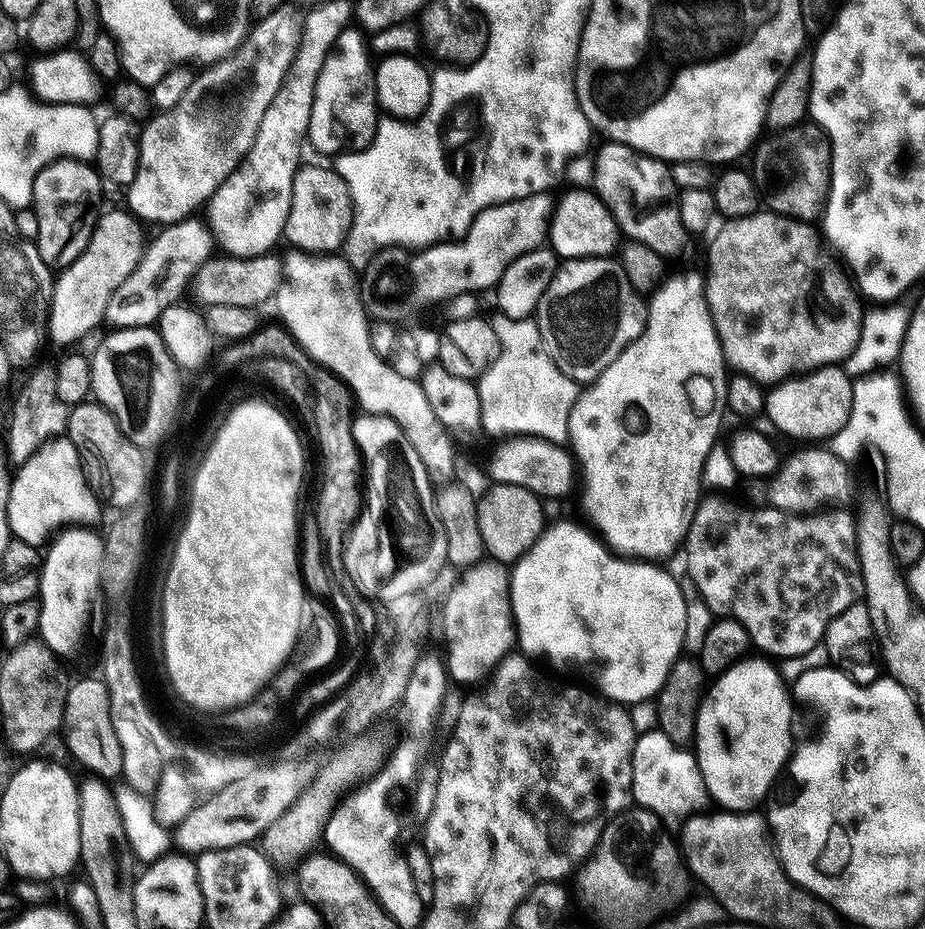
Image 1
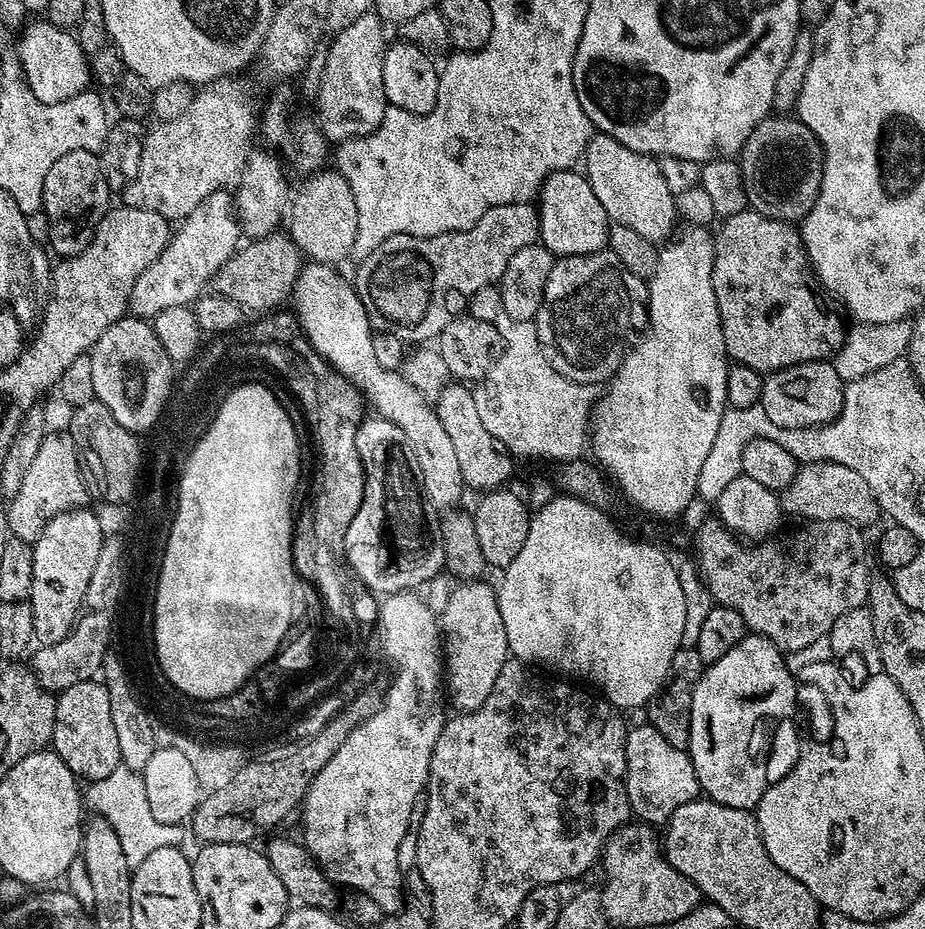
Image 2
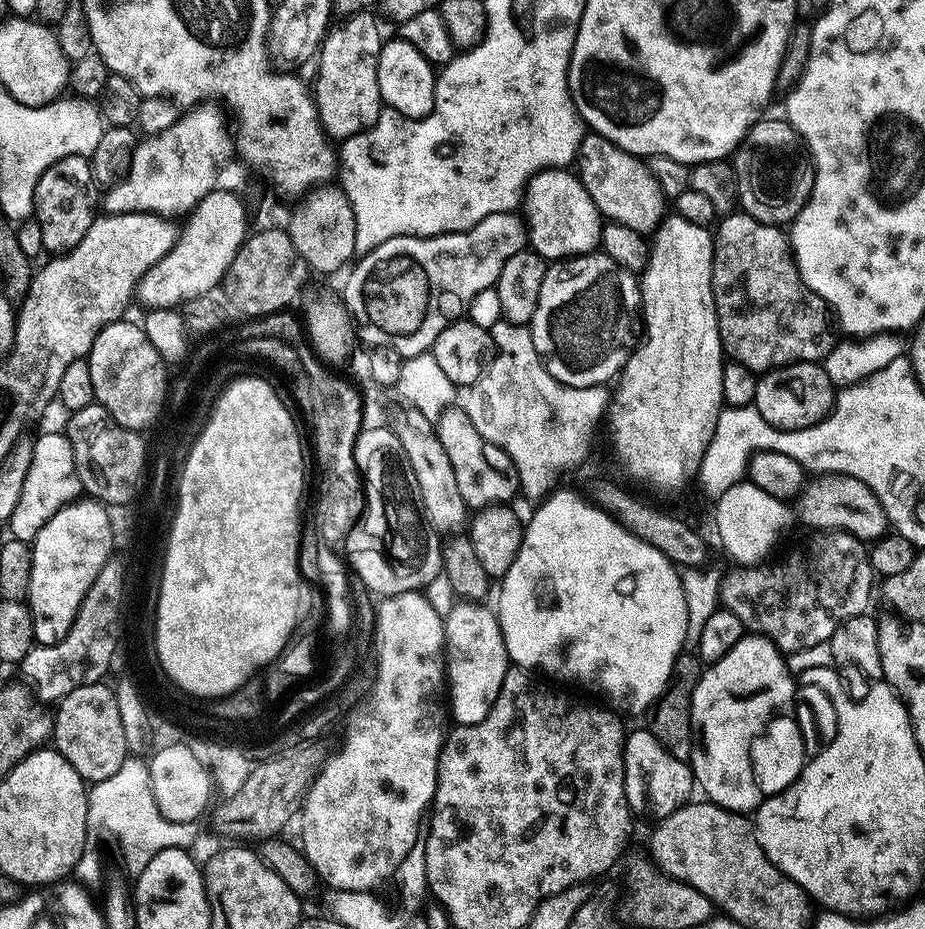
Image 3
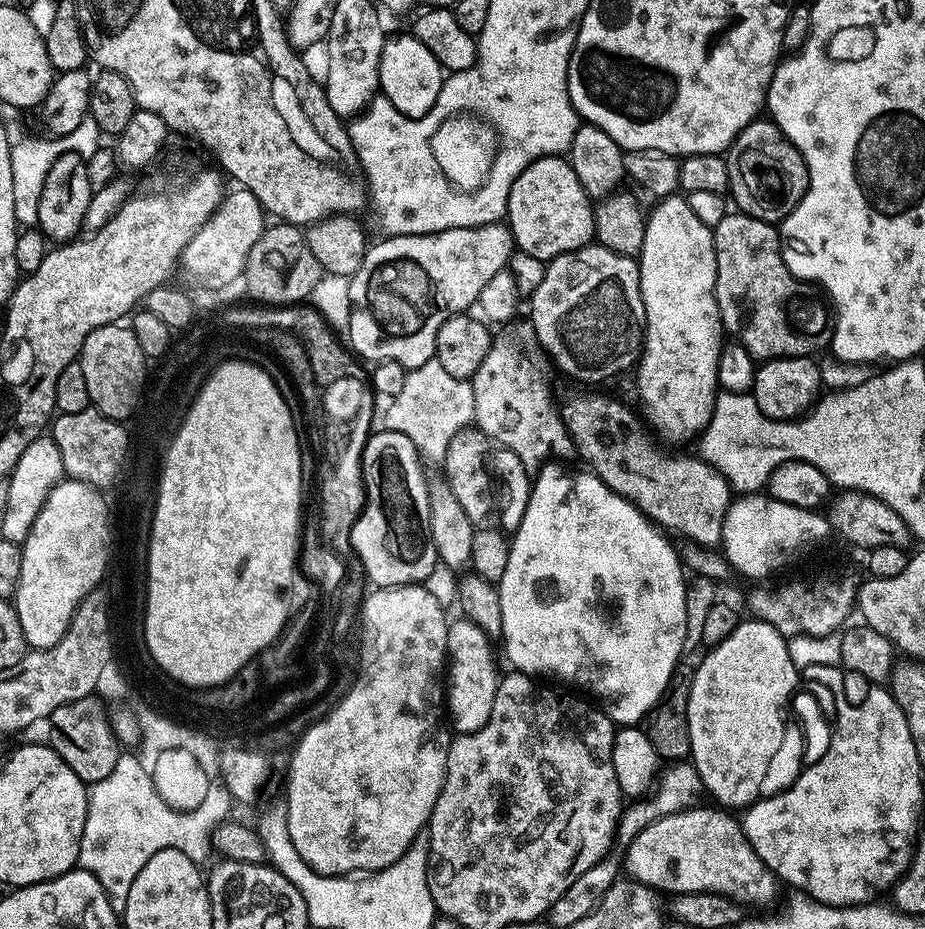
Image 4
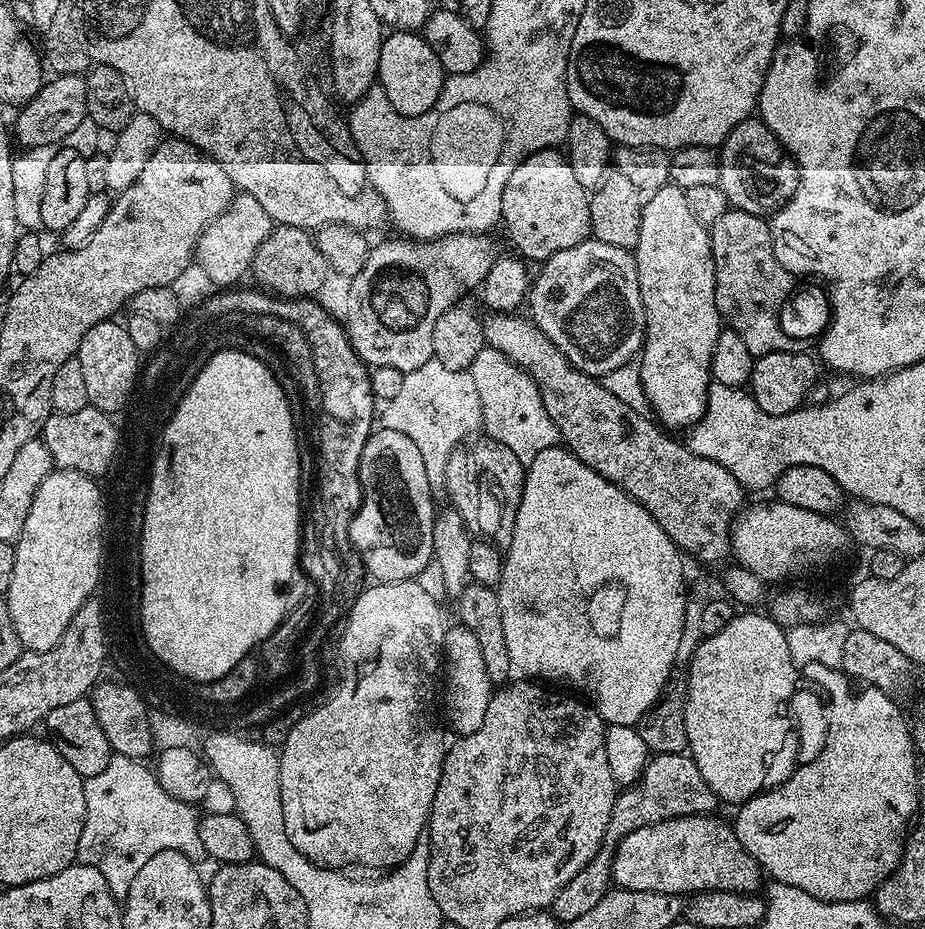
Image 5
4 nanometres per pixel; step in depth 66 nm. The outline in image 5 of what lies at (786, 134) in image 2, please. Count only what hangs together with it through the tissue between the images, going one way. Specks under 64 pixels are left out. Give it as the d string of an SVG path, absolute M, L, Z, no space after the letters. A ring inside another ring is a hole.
M759 118L743 120L719 145L721 190L732 208L746 214L771 218L798 190L800 170L795 160L784 151L780 140Z

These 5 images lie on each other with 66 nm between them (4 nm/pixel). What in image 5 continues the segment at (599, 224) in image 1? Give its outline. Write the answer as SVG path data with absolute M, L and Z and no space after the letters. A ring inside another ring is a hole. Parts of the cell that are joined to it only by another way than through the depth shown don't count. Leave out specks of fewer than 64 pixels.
M545 150L525 156L523 162L514 170L514 174L510 174L510 182L506 182L506 190L502 194L502 228L508 231L513 246L517 248L515 251L528 262L543 262L558 254L558 250L570 250L570 246L578 246L583 240L589 239L592 230L588 205L589 189L584 188L582 182L578 182L567 159L558 153L556 150Z

